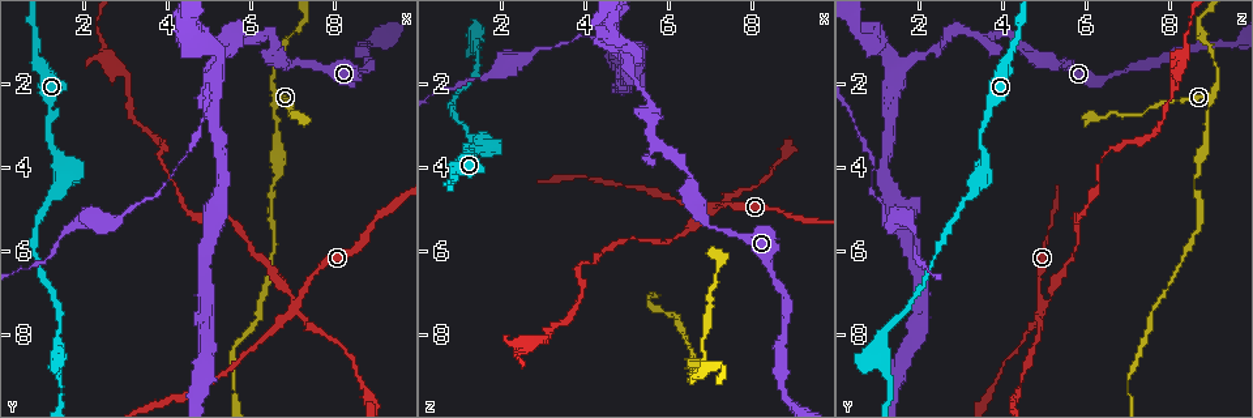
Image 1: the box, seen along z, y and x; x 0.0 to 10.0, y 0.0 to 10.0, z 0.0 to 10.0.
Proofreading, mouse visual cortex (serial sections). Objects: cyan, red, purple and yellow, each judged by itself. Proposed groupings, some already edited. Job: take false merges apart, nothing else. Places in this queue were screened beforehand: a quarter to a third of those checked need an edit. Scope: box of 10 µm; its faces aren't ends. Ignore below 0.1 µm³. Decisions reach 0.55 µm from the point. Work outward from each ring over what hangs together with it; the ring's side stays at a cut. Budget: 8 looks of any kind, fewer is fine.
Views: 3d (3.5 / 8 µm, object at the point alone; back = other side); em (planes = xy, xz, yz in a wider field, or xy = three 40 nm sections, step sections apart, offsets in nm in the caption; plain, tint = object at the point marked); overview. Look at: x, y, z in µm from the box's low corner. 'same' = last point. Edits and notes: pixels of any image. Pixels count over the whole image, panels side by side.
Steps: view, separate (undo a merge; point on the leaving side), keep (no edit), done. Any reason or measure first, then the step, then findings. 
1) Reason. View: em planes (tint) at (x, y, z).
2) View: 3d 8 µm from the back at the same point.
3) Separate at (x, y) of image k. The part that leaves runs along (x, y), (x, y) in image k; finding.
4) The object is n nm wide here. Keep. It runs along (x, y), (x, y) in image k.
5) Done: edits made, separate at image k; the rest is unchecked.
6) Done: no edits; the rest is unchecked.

Abrupt turn. View: 3d 3.5 µm at (7.00, 7.30, 5.05).

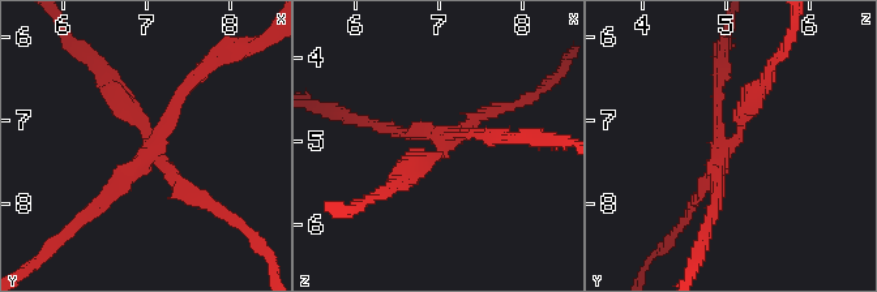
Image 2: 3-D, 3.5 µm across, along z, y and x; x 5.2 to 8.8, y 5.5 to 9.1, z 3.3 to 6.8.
4 arms meet here; the arms are 150, 150, 150, 250 nm wide; shape alone is not enough. View: em xy step 3 (tint) at (7.00, 7.30, 5.00).

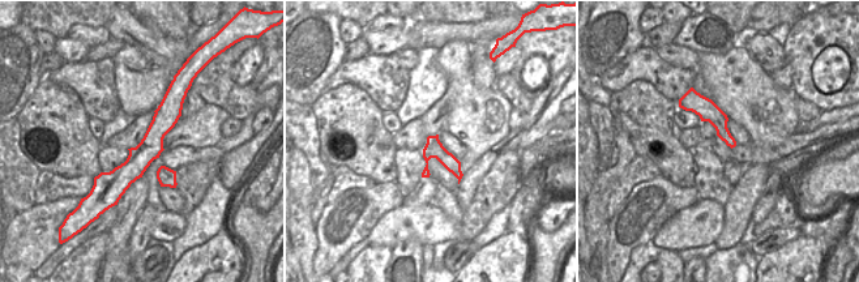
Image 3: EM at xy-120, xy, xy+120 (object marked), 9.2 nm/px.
The object is 170 nm wide here. Separate at (180, 193) of image 2. The part that leaves runs along (731, 144), (782, 51) in image 2; two cells meet here.

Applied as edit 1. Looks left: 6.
Abrupt turn. View: 3d 3.5 µm at (6.50, 0.75, 4.15).

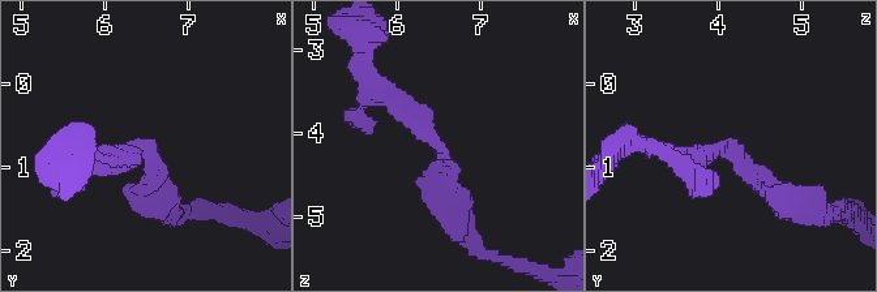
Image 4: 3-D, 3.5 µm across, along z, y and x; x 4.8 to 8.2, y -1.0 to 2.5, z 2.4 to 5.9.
View: em xy step 3 (tint) at (6.45, 0.75, 4.10).

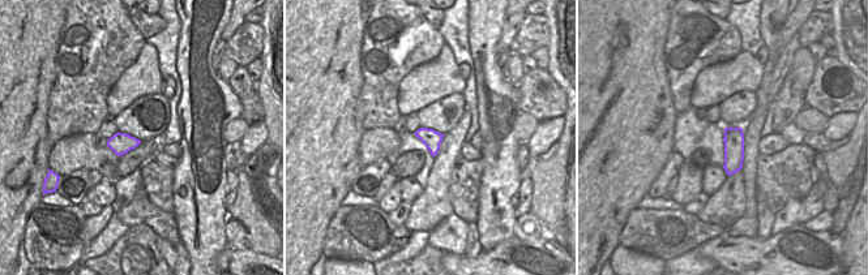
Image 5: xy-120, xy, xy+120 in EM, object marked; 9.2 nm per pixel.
The arms are 200, 250 nm wide. Keep. It runs along (450, 205), (439, 145), (371, 85) in image 4; one cell here.

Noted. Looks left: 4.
Branch point. View: 3d 8 µm at (5.00, 1.55, 1.65).

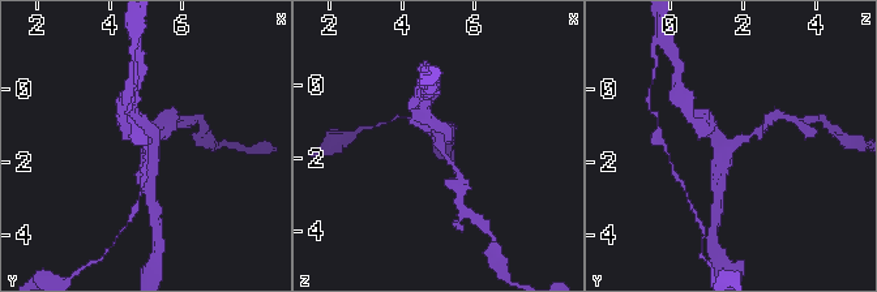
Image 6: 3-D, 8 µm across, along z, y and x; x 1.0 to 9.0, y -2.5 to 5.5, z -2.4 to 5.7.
View: em xy step 3 (tint) at the same point.

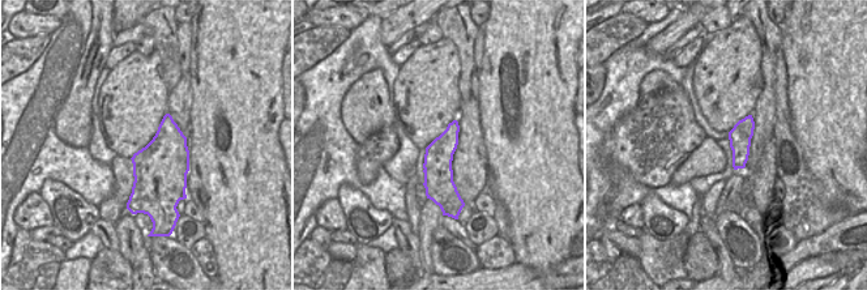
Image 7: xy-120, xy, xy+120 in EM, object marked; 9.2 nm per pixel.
The arms are 200, 250, 400 nm wide. Keep. It runs along (455, 124), (441, 149), (447, 201) in image 7; all the same cell.

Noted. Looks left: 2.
Done: edits made, separate at image 2; the rest is unchecked.

